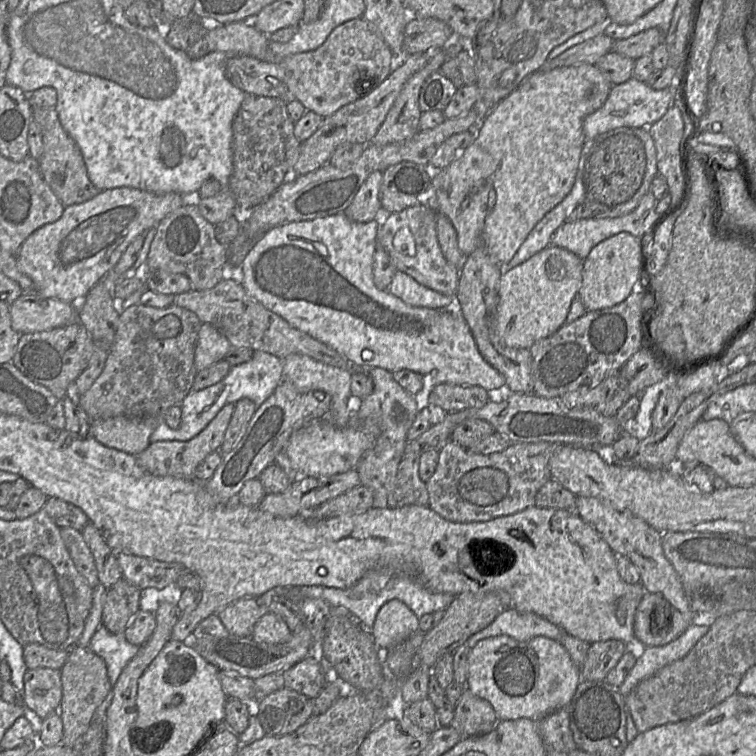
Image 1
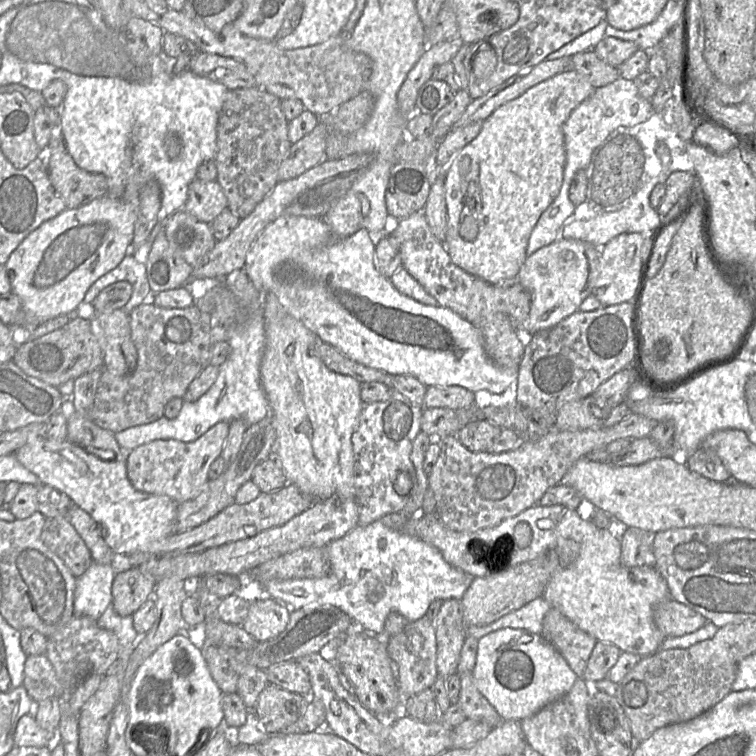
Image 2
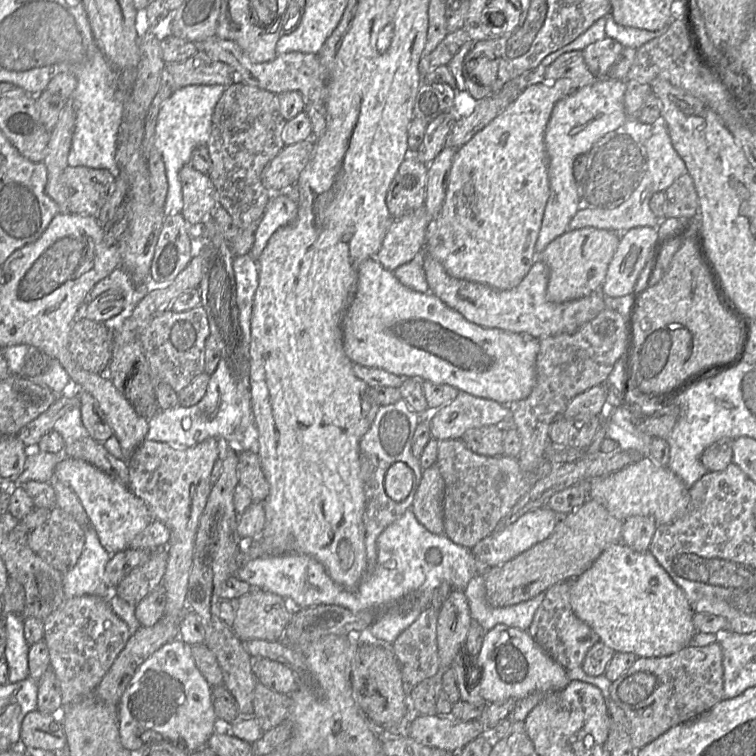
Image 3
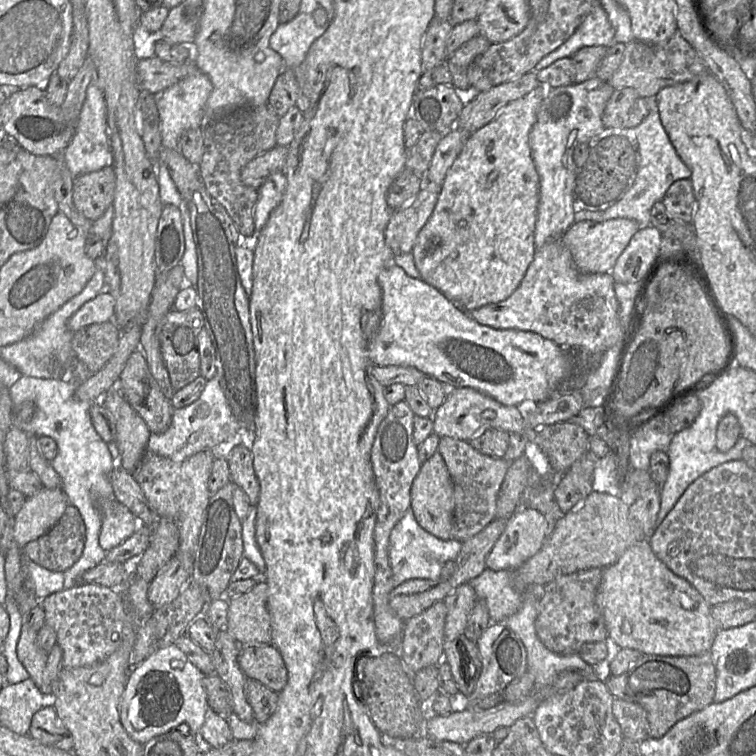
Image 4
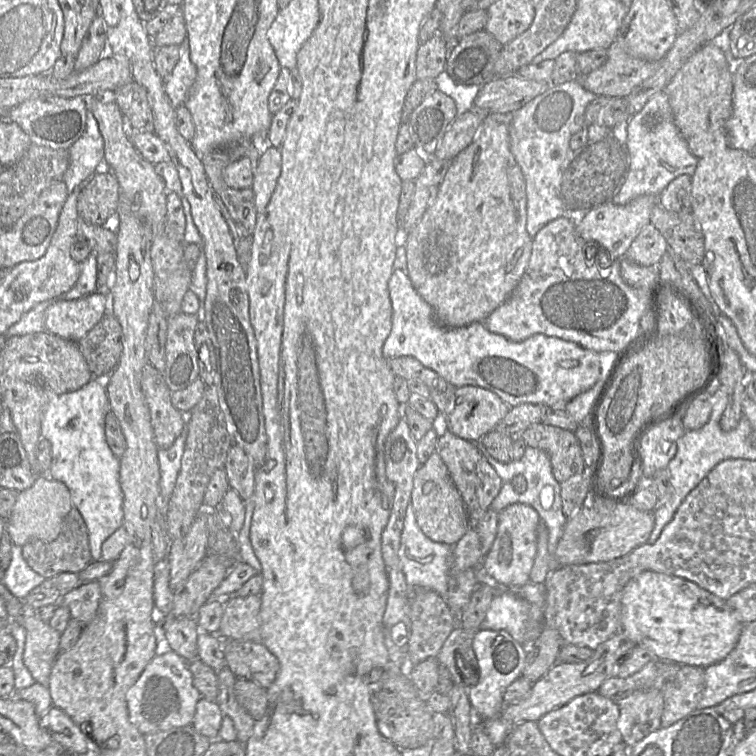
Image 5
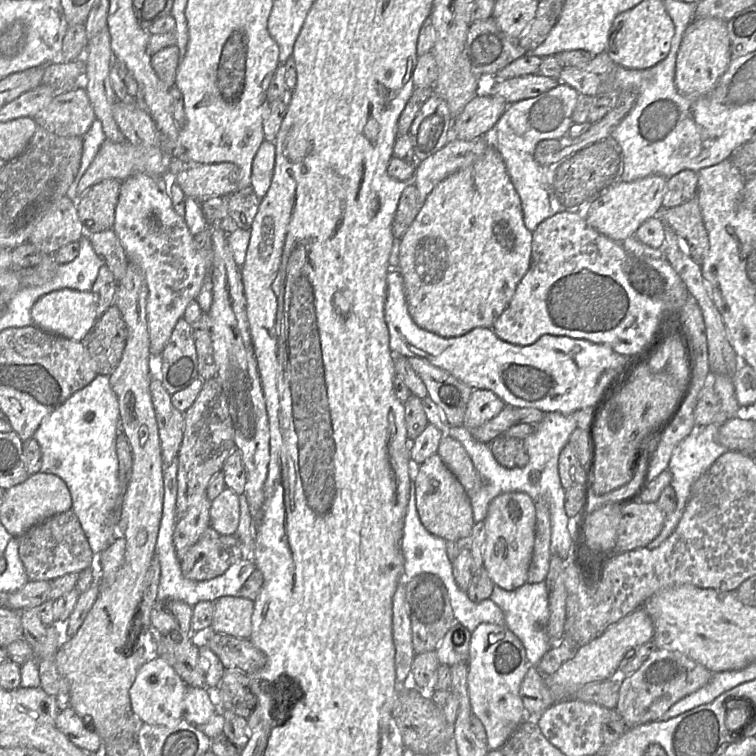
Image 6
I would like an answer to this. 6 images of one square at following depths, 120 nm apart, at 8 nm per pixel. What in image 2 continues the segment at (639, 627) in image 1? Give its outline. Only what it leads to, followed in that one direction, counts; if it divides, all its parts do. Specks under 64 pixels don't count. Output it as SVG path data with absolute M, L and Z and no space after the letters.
M674 599L654 608L654 621L665 637L680 637L695 632L708 621L705 617Z

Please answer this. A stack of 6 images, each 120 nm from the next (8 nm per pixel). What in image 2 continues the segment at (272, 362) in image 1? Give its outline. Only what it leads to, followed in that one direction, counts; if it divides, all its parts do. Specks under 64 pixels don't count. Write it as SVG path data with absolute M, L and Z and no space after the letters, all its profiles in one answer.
M243 269L236 274L231 290L248 305L254 305L254 313L242 324L232 324L227 328L227 342L230 353L225 362L219 366L219 373L214 384L195 402L183 402L178 416L168 419L162 416L158 420L134 426L117 432L114 437L119 446L129 452L134 448L158 439L175 439L193 442L220 421L231 422L244 420L248 426L258 423L270 415L270 407L260 378L260 365L265 351L264 330L264 293L255 288Z

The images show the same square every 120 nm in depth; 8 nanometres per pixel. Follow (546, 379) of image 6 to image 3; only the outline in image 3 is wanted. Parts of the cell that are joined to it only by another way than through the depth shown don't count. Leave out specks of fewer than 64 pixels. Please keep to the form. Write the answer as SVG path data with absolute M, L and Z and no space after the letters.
M376 257L359 265L356 290L342 316L341 325L343 348L353 363L384 369L404 378L449 384L459 391L502 405L527 398L535 385L539 340L469 322L433 293L420 293L404 286Z

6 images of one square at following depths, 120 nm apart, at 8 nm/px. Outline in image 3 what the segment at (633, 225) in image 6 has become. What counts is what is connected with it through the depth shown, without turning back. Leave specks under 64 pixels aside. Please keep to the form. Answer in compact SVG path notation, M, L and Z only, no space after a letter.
M586 227L567 231L554 239L538 255L549 269L546 297L554 303L583 298L601 289L608 266L617 250L620 235L611 230Z

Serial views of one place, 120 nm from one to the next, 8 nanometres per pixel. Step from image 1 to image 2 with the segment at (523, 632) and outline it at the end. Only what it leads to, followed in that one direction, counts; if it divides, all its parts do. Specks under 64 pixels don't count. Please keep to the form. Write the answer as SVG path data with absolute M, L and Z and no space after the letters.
M539 596L491 624L467 627L466 636L479 640L483 636L503 628L523 629L533 634L541 634L543 618L550 608L551 605L542 596Z

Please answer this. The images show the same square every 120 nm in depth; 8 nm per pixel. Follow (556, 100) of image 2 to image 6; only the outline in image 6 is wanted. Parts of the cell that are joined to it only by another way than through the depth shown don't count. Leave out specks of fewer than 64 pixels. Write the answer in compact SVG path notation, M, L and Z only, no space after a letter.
M490 140L488 149L473 164L450 175L435 186L423 201L415 219L400 239L398 270L401 272L404 280L408 311L411 318L419 327L444 338L462 336L479 327L492 328L495 321L509 305L519 282L527 273L530 266L531 253L532 233L524 224L520 197L510 179L502 156L491 145Z

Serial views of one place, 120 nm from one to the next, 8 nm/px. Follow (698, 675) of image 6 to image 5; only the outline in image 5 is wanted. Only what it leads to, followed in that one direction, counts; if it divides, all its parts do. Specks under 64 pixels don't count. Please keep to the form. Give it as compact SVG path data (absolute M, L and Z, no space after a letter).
M658 689L637 690L617 705L617 728L627 748L661 727L664 698Z

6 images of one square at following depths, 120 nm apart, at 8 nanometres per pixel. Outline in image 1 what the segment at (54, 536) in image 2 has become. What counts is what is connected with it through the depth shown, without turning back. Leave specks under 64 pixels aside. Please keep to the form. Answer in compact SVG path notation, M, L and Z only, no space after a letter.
M61 527L60 534L79 573L86 579L92 589L98 586L100 581L94 557L81 531L70 527Z

